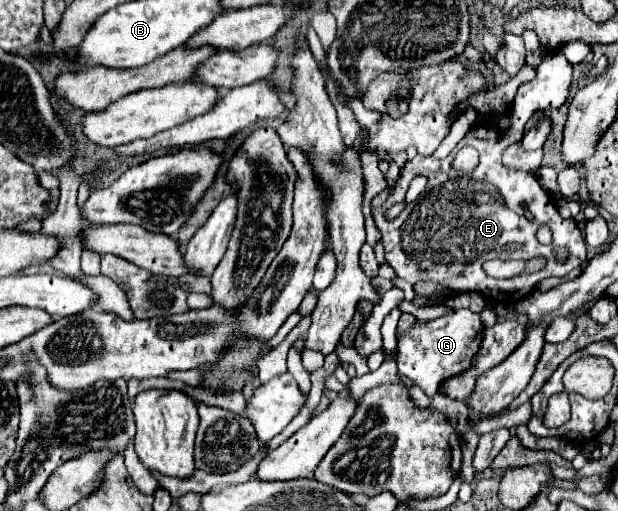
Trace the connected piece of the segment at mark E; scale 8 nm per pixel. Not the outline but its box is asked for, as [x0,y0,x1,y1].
[373,53,585,303]

